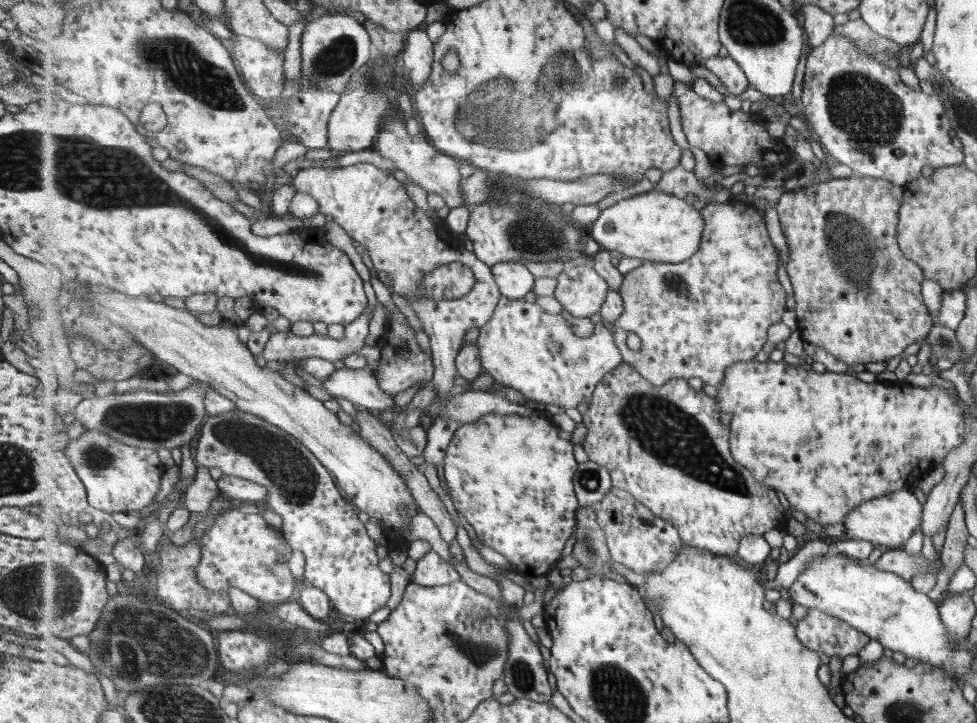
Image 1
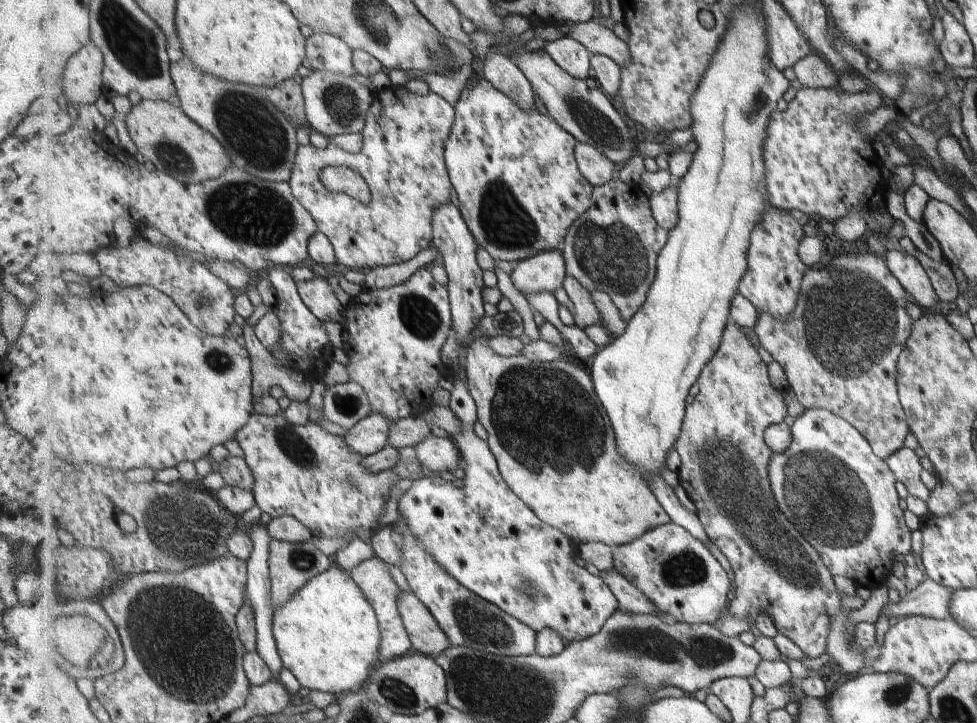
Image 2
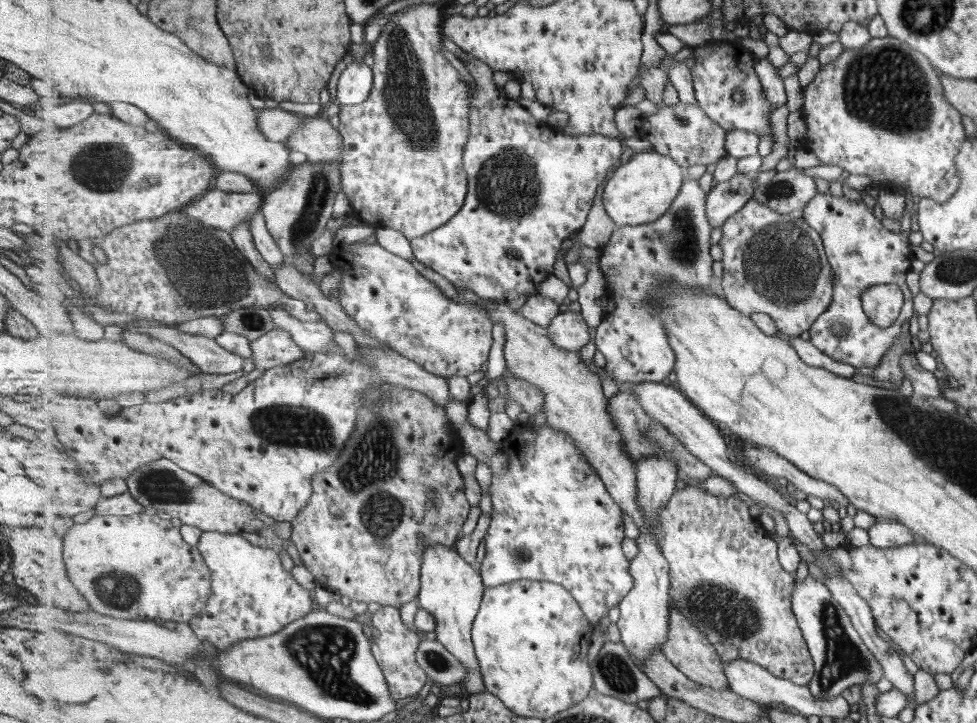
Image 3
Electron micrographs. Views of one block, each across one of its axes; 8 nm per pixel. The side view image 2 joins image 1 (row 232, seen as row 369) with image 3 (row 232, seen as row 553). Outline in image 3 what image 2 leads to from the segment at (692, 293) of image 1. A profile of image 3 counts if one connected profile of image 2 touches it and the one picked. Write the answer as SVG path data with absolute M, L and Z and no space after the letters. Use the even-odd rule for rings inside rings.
M753 198L745 207L741 208L737 214L729 217L722 226L722 238L718 242L718 246L722 249L722 290L724 298L729 304L741 311L744 315L752 316L755 313L767 313L773 317L773 321L777 324L778 331L784 337L796 336L799 337L803 332L809 332L813 324L827 309L831 306L831 301L835 300L835 274L833 266L830 264L830 258L826 252L826 242L822 238L821 233L814 229L804 217L796 215L786 217L782 213L777 212L771 207L761 204L759 200Z

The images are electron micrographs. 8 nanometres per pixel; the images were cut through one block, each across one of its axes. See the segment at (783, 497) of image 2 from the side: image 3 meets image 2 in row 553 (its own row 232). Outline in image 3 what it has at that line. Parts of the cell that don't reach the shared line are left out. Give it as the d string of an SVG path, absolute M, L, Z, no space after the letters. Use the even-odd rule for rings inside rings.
M819 192L814 199L804 208L804 219L821 233L826 242L827 256L833 266L835 274L835 300L827 312L823 313L810 329L810 342L827 356L839 362L850 364L856 368L877 368L882 363L882 358L887 354L890 345L895 342L900 332L903 332L903 323L915 316L915 296L911 295L911 284L907 284L907 272L911 272L911 236L900 228L885 228L883 218L877 220L875 210L869 208L865 202L839 198L829 192ZM895 283L901 290L903 300L902 308L896 320L887 329L871 324L867 320L861 296L870 286Z

